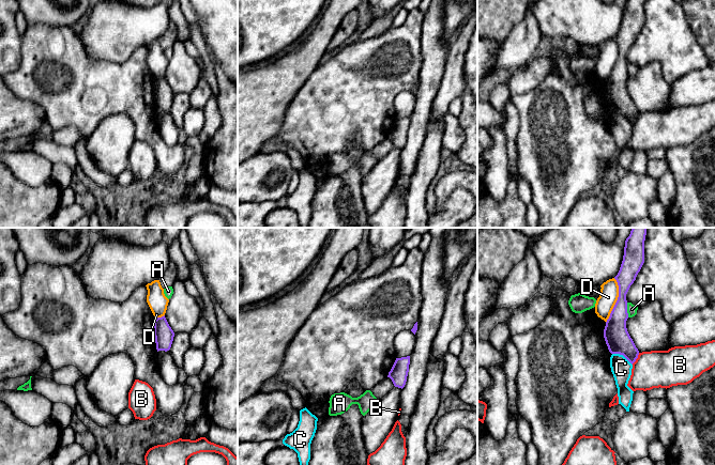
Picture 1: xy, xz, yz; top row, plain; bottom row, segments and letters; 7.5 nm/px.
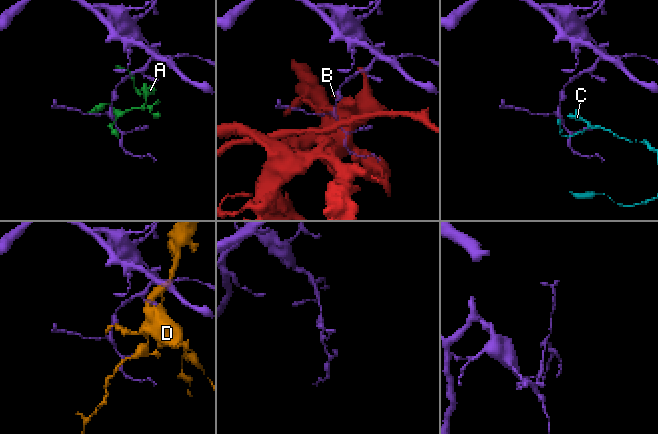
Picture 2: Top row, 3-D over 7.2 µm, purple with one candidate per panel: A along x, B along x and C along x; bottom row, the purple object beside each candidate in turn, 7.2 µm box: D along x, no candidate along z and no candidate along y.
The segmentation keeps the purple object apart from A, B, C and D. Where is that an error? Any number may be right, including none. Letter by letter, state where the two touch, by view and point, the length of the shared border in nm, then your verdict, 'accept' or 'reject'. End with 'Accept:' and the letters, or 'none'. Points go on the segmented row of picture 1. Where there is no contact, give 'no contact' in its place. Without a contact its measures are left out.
A: yz (626, 310) | 110 nm | reject
B: yz (637, 357) | 110 nm | reject
C: yz (622, 354) | 180 nm | reject
D: yz (617, 300) | 340 nm | reject
Accept: none

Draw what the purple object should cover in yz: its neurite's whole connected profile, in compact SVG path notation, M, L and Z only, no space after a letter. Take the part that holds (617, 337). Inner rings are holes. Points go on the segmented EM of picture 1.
M633 228L625 241L623 261L614 277L619 285L619 297L604 329L609 352L623 355L632 365L638 358L639 351L626 328L628 319L626 294L644 263L646 229Z

